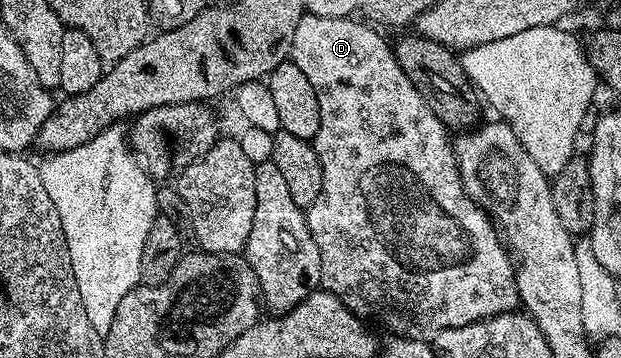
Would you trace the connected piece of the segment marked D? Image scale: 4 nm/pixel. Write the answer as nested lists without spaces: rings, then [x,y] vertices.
[[[301,16],[289,51],[289,59],[295,66],[299,66],[299,70],[303,70],[303,75],[310,80],[311,87],[315,90],[315,98],[319,98],[319,134],[315,134],[311,143],[315,154],[319,154],[319,166],[323,166],[323,190],[319,190],[319,198],[315,198],[313,205],[307,209],[307,219],[311,234],[315,238],[315,246],[319,246],[321,288],[335,294],[335,298],[339,298],[339,302],[343,302],[347,310],[351,310],[362,320],[382,320],[393,331],[394,337],[406,340],[431,342],[443,330],[467,326],[476,320],[490,320],[504,312],[518,311],[521,295],[517,289],[515,265],[489,213],[465,192],[450,129],[434,114],[431,106],[427,106],[423,94],[415,90],[411,78],[407,78],[403,66],[399,66],[395,58],[393,44],[385,41],[377,33],[380,31],[376,27],[358,20],[347,16]]]

